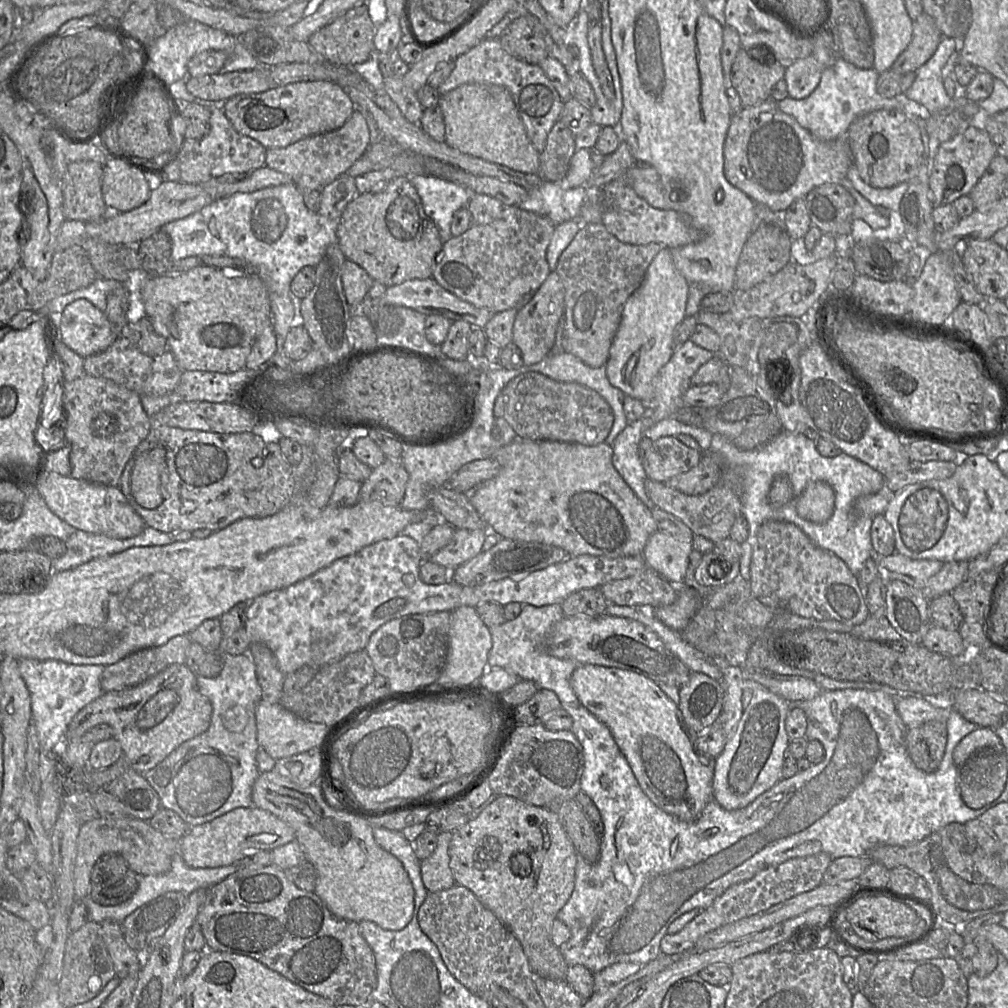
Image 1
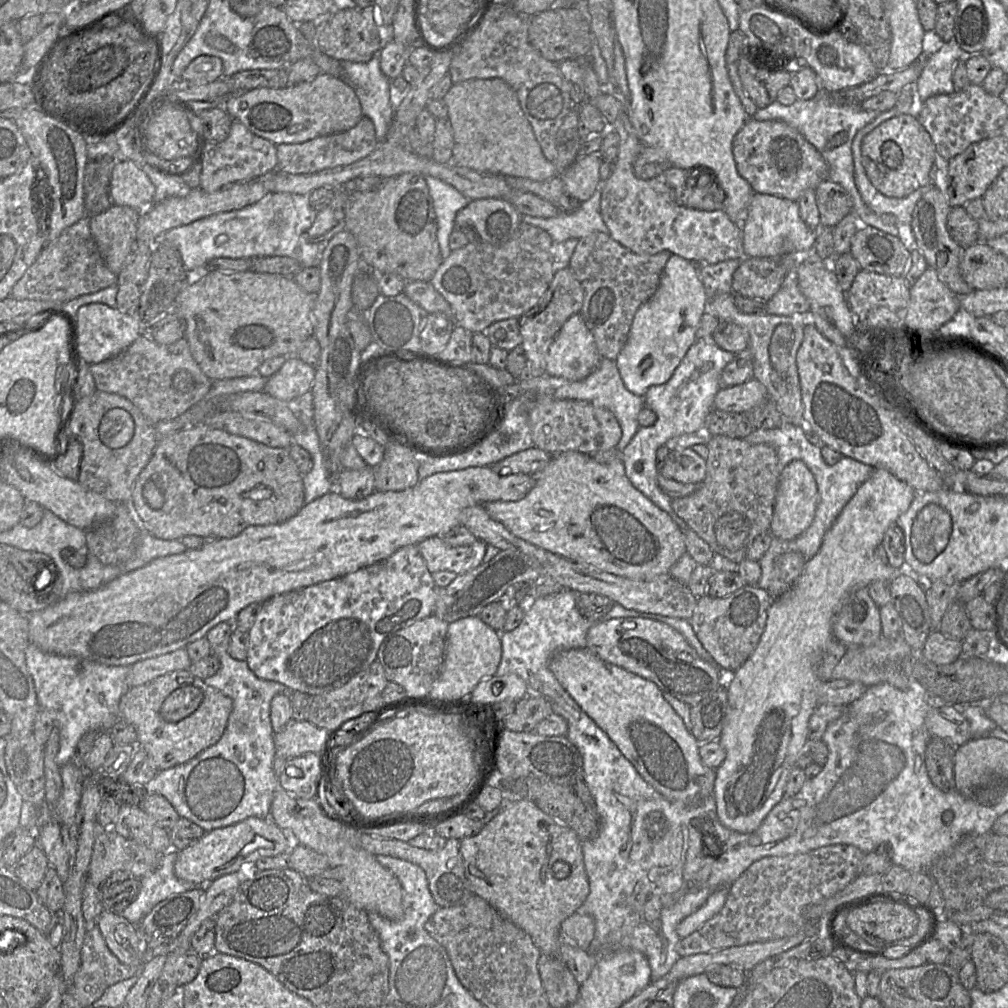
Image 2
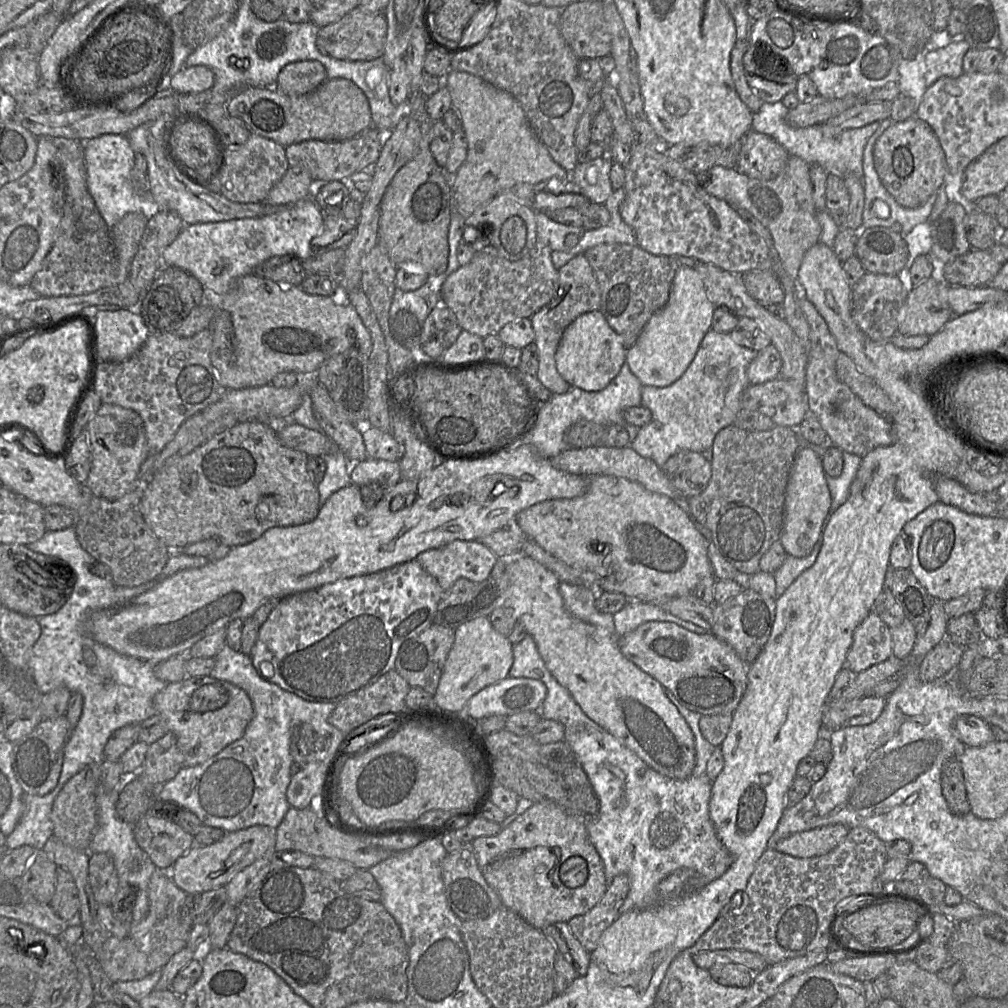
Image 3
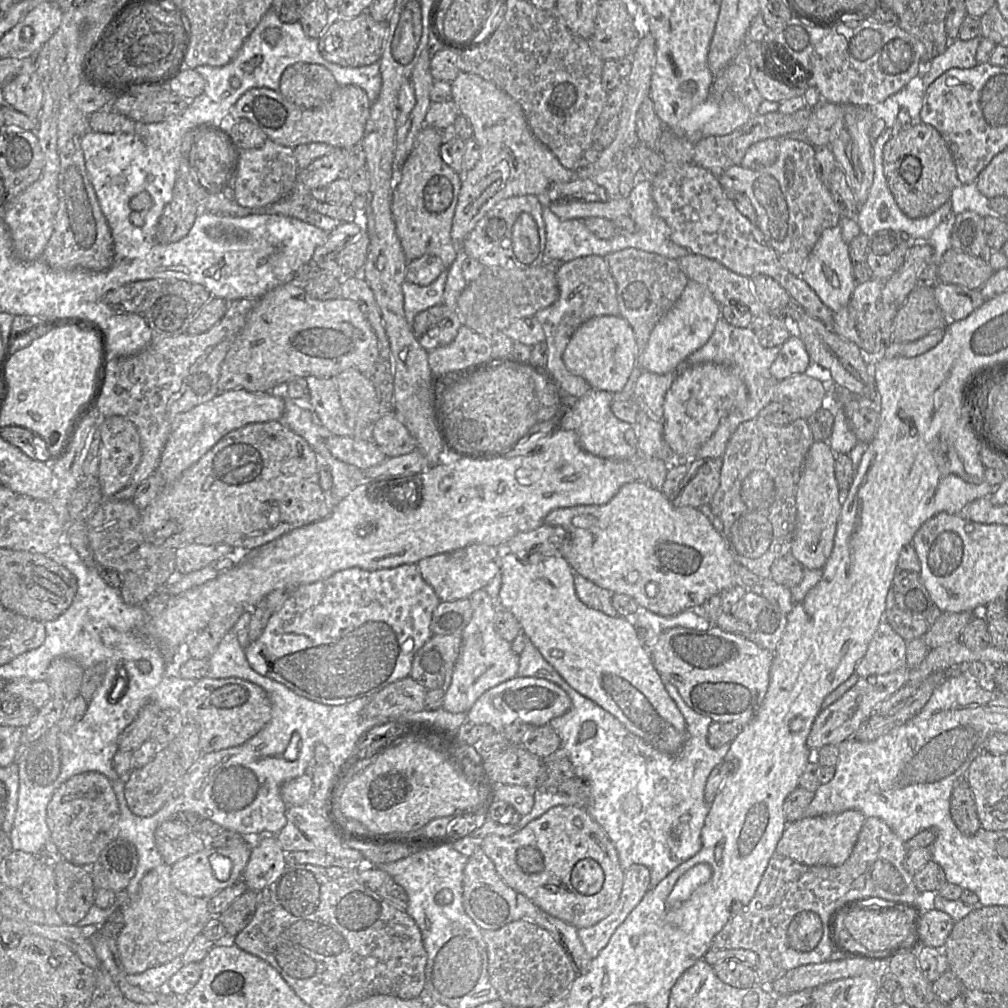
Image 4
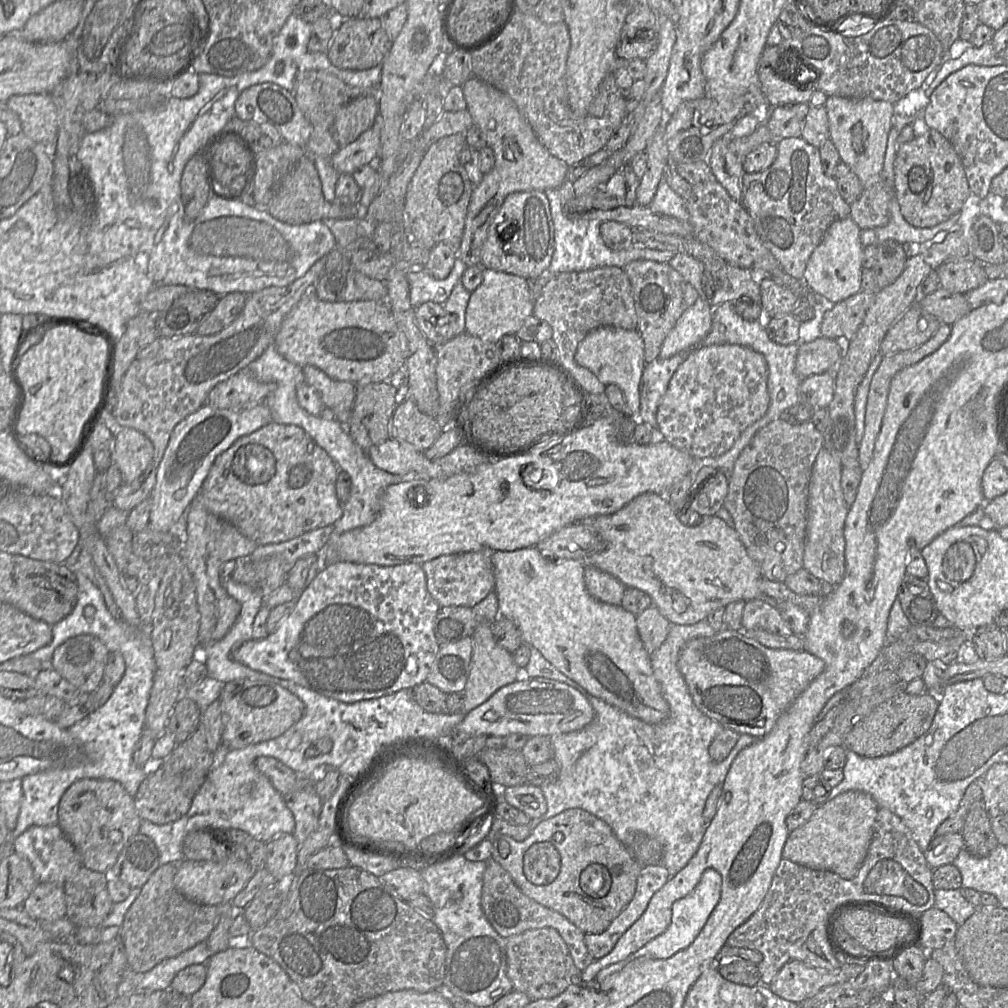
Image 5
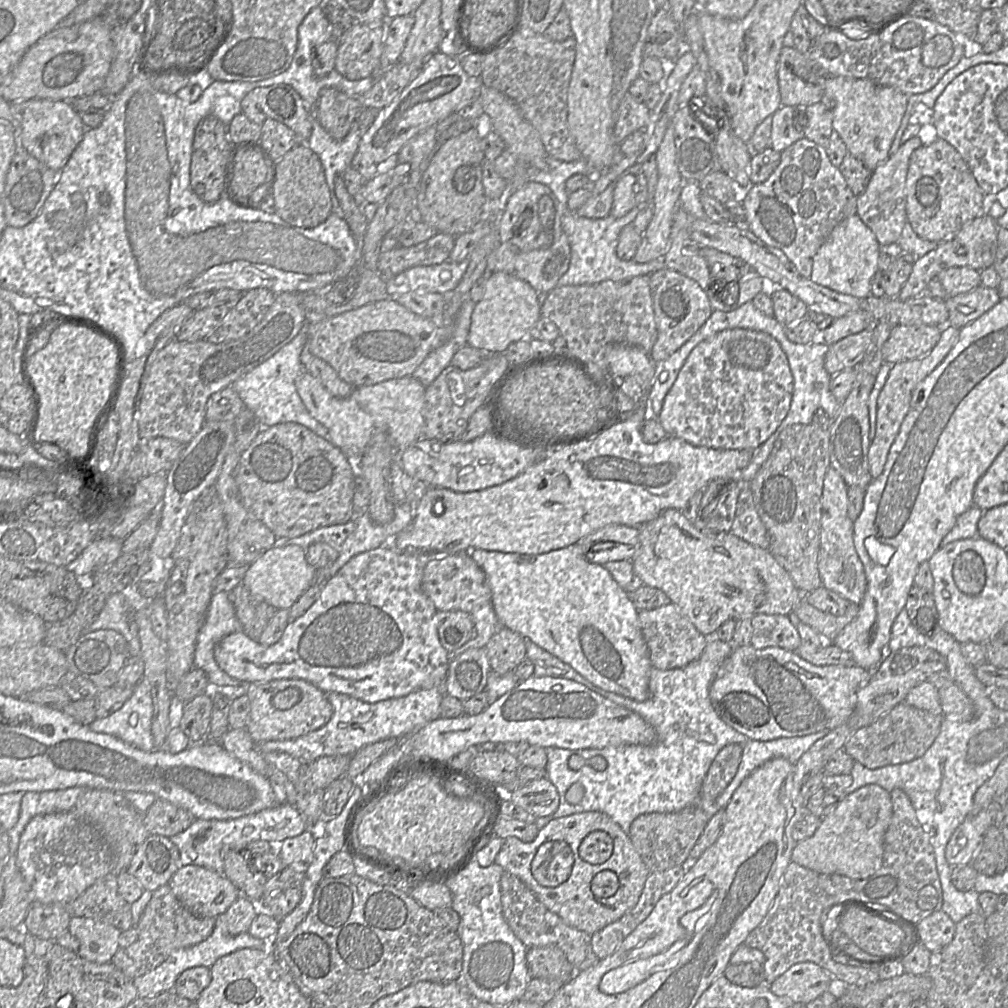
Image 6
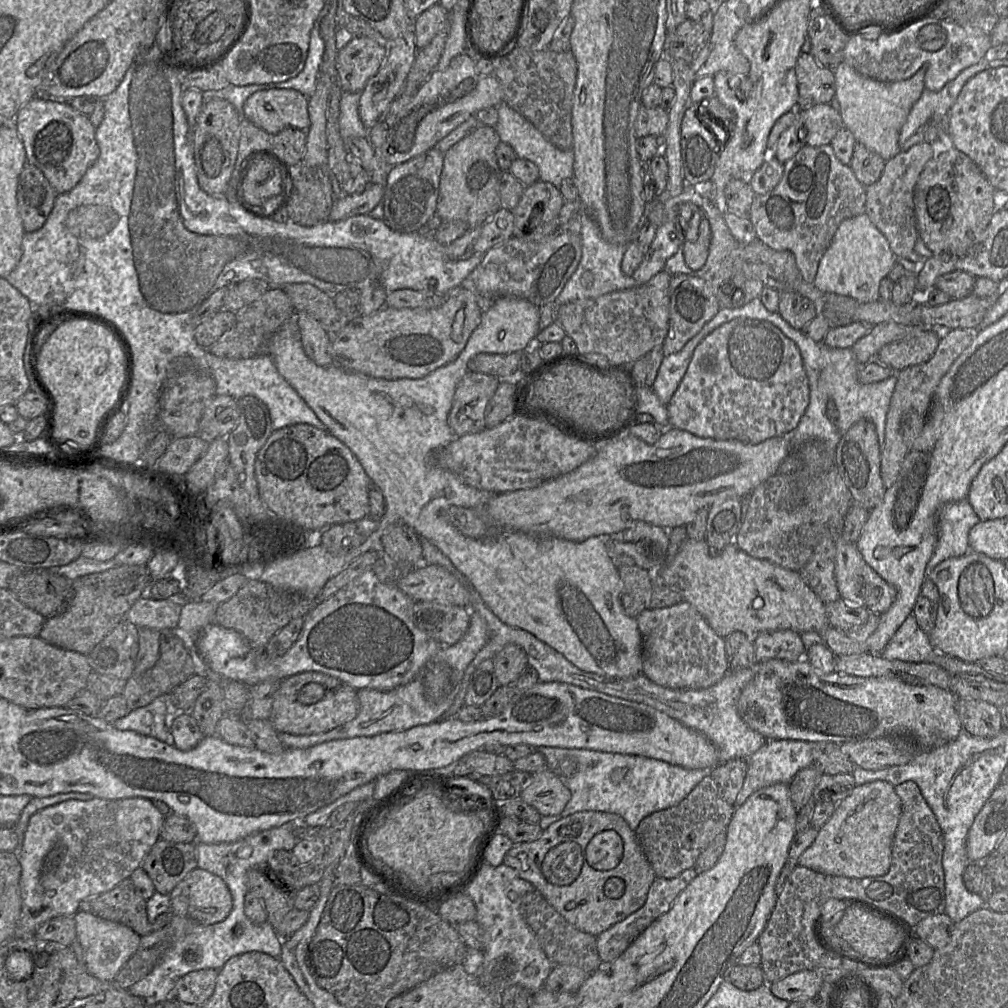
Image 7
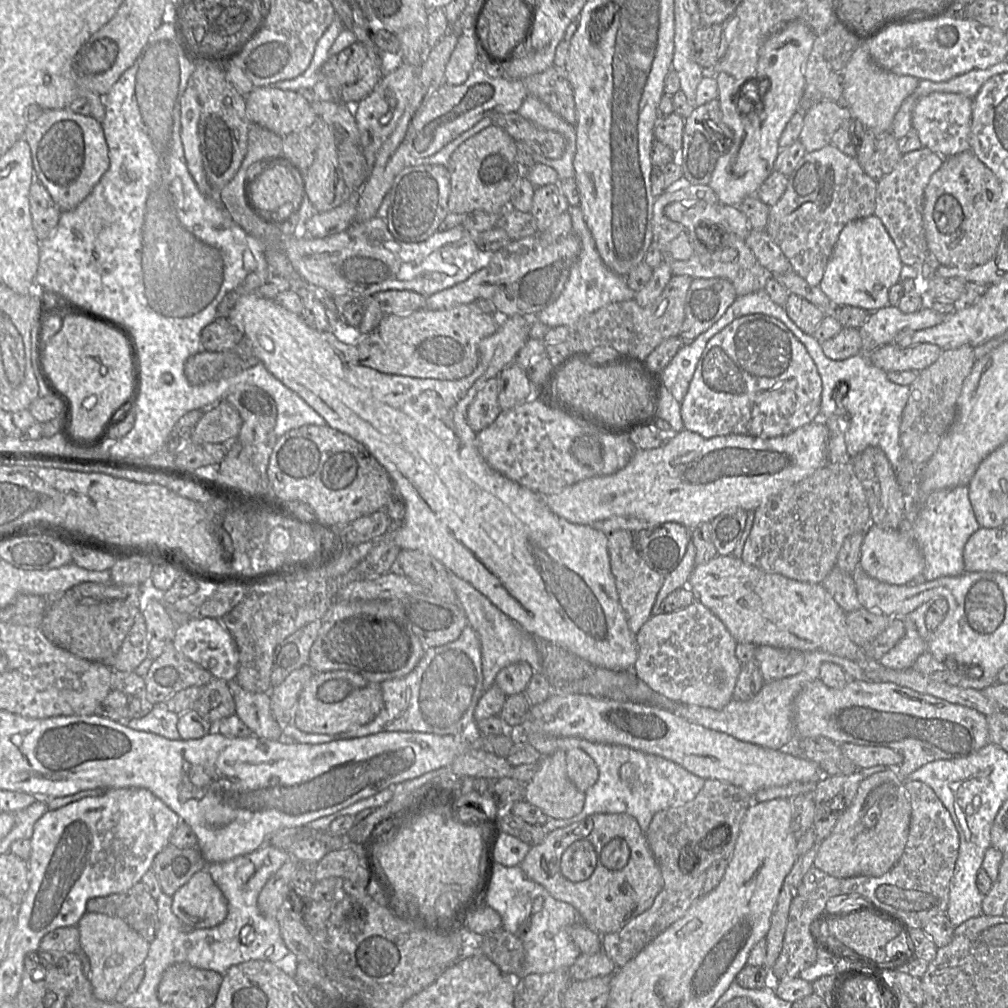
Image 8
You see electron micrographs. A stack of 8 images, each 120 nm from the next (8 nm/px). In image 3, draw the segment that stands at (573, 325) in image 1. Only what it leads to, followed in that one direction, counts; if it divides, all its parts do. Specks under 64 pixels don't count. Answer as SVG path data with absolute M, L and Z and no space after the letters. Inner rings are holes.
M622 243L599 244L583 254L601 290L599 311L628 349L648 320L667 303L673 279L681 264L676 257L651 254L638 245Z

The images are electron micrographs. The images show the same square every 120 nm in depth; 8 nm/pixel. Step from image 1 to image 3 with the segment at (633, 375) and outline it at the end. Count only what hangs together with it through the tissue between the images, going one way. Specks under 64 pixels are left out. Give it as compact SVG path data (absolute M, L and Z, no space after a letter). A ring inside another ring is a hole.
M681 265L673 279L667 303L648 320L626 352L626 363L642 385L667 386L684 373L711 329L715 308L696 269Z

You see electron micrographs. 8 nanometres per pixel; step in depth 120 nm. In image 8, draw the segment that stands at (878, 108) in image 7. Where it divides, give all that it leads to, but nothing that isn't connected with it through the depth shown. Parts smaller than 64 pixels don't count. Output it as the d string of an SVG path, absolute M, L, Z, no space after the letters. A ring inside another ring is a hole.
M868 43L860 44L841 75L843 78L842 103L847 106L852 118L859 120L866 130L881 132L891 131L895 114L919 83L919 79L915 77L898 75L876 65L869 54Z

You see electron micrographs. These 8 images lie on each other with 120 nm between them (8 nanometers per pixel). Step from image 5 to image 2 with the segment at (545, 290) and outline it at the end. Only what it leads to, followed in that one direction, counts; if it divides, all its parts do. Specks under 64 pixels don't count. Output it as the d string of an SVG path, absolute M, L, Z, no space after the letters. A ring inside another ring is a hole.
M566 267L554 274L549 288L539 303L519 317L521 345L529 360L529 372L532 377L546 373L546 359L552 342L567 319L581 310L583 301L584 290L572 270Z

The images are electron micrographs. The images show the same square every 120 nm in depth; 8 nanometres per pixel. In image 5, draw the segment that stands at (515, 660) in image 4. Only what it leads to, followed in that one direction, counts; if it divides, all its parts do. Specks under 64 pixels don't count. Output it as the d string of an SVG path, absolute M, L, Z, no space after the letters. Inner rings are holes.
M487 622L479 623L473 631L472 641L472 656L469 676L464 688L465 700L462 713L470 712L487 701L498 689L515 682L523 675L523 670L514 662L512 653L495 642L492 634L492 624Z

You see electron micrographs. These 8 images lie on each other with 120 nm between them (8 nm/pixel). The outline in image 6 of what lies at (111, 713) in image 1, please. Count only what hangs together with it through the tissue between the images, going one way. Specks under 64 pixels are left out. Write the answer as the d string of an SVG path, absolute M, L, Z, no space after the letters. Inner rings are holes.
M302 679L247 684L251 710L246 730L255 743L297 738L324 726L333 714L326 693Z

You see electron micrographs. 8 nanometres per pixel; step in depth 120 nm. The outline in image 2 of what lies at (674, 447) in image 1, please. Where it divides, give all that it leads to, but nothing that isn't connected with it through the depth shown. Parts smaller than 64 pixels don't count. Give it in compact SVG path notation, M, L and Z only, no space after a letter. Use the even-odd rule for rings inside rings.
M692 448L671 450L658 474L682 483L698 483L706 477L706 460Z

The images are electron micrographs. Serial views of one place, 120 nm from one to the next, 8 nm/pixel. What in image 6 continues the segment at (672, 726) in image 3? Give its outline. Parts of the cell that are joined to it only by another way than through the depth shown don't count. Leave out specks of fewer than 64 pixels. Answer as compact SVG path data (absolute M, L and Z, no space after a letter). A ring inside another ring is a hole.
M577 543L565 548L552 550L538 555L503 553L483 549L471 549L468 554L485 574L491 590L490 603L492 604L499 621L499 627L506 627L520 634L523 638L531 640L542 649L556 656L564 663L570 665L580 675L603 690L614 692L639 702L645 701L649 697L649 673L652 665L649 657L649 651L639 625L638 610L635 608L627 591L623 590L617 584L603 565L591 563L586 560Z

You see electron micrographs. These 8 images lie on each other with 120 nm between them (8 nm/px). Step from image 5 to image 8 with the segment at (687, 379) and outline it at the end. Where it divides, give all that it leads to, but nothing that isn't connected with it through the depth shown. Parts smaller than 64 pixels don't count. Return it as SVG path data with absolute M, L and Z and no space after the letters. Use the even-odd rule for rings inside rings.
M765 314L735 319L707 343L681 404L684 429L705 438L730 434L772 438L818 419L822 380L805 346L780 320Z

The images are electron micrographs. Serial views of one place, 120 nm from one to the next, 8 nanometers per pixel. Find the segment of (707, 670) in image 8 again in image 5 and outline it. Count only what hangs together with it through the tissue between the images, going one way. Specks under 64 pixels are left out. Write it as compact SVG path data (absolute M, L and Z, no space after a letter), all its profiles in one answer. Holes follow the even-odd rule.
M655 606L636 615L636 625L643 645L649 654L656 651L665 641L671 622Z

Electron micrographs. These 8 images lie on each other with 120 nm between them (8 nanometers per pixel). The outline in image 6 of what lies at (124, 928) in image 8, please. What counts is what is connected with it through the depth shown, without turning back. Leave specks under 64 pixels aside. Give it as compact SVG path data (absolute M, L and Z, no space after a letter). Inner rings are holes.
M74 916L69 931L79 941L78 954L87 961L97 964L112 962L120 949L119 937L122 931L111 924Z

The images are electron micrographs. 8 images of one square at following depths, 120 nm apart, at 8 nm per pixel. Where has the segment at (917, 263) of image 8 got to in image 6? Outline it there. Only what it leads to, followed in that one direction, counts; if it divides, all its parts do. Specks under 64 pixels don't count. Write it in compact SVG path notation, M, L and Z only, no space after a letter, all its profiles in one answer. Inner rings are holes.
M918 136L901 143L898 150L879 164L865 189L857 198L857 215L873 231L880 245L894 244L908 221L906 212L906 178L912 153L922 146Z

